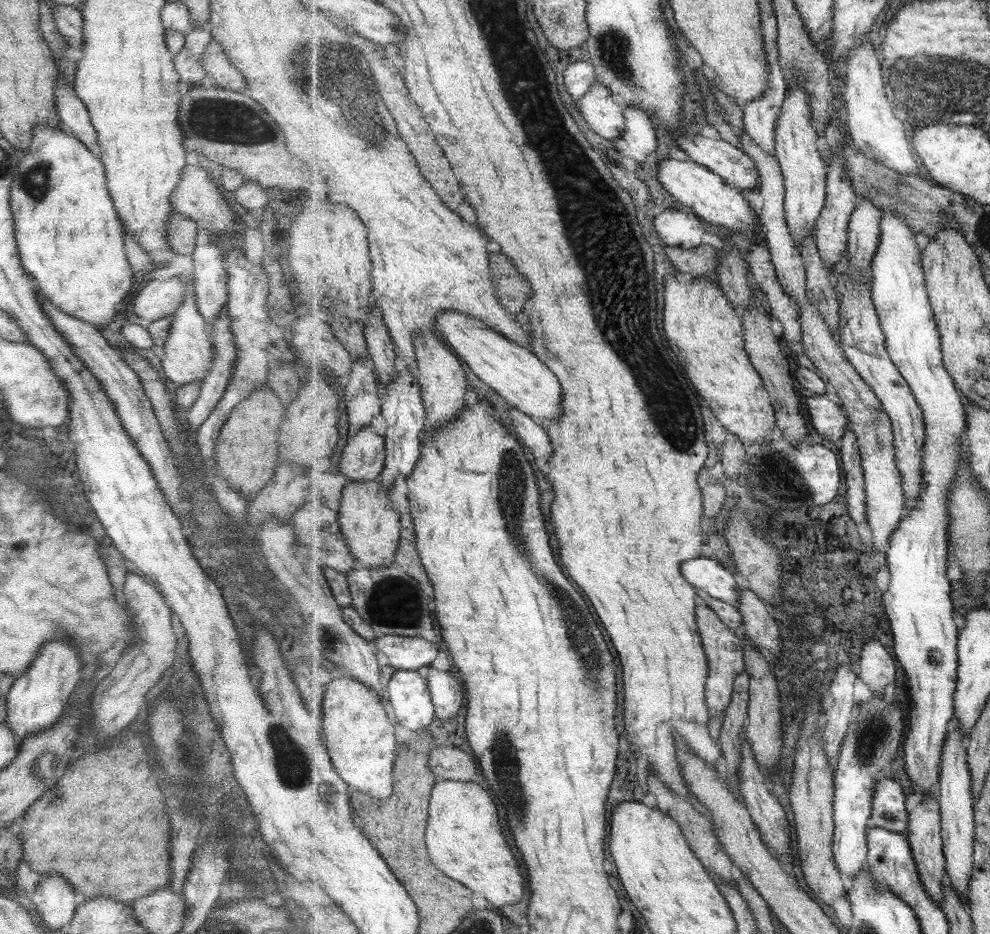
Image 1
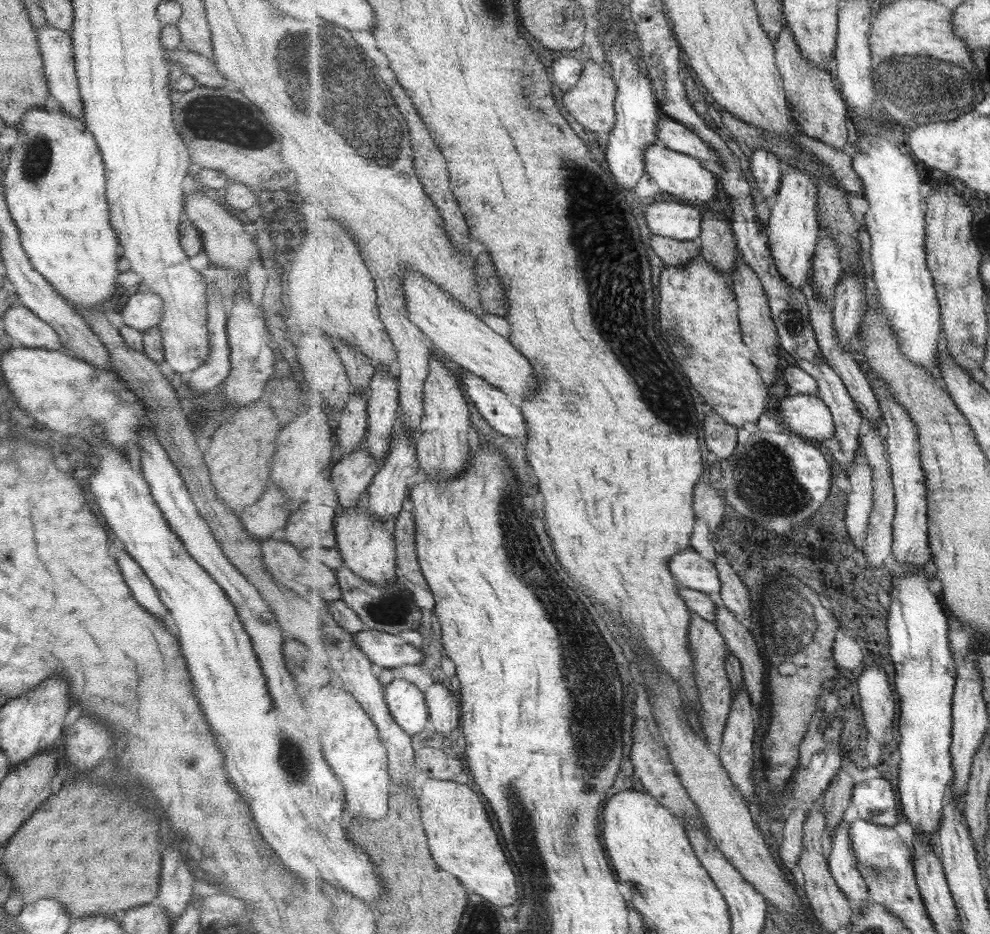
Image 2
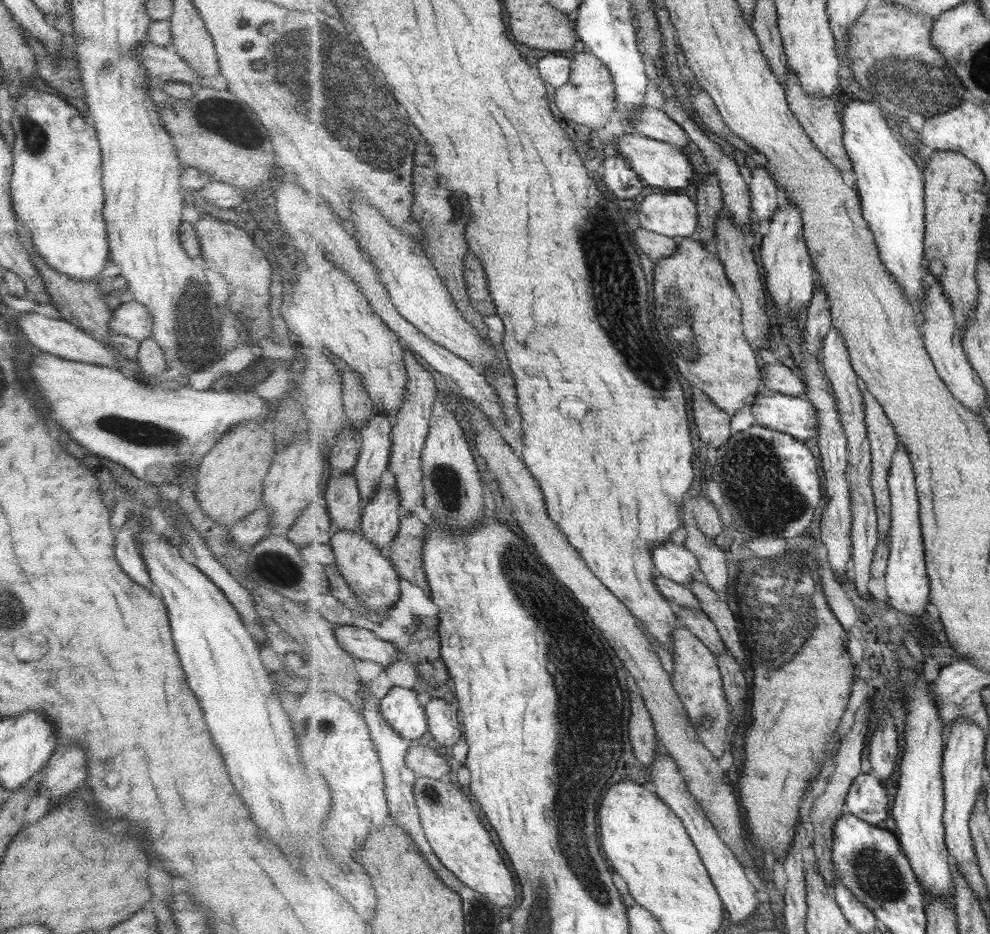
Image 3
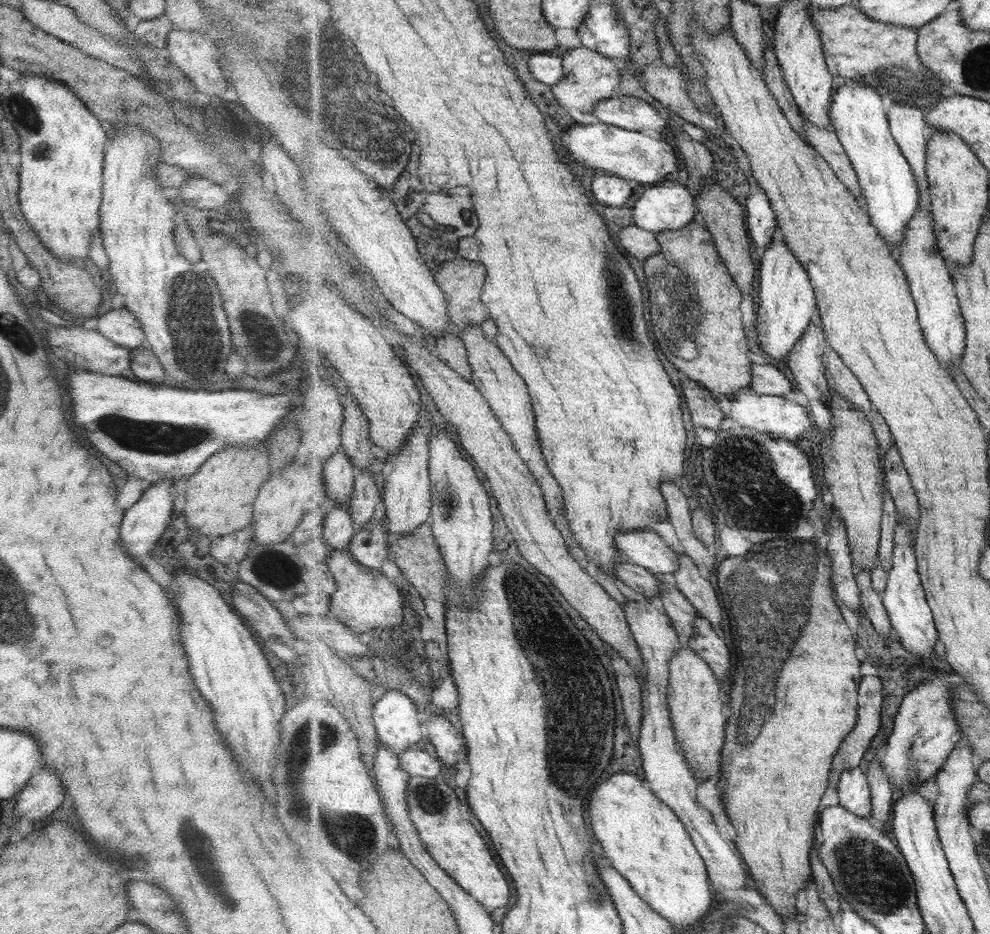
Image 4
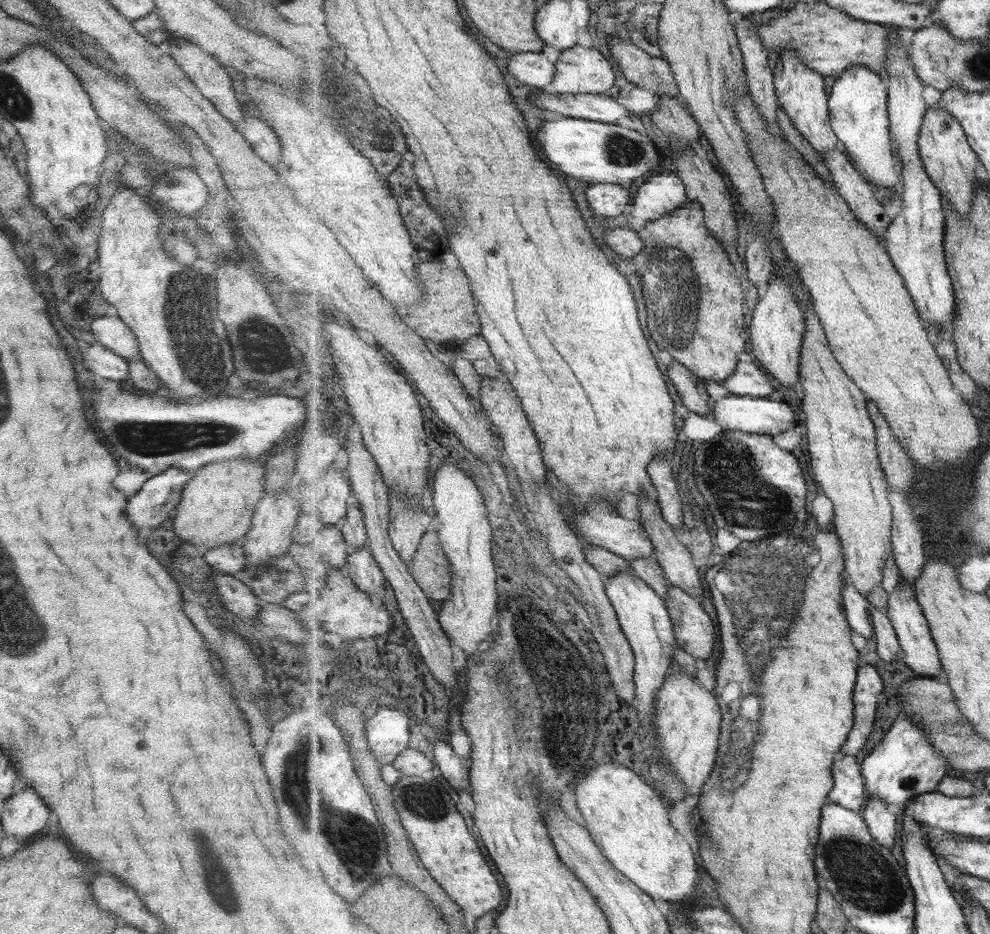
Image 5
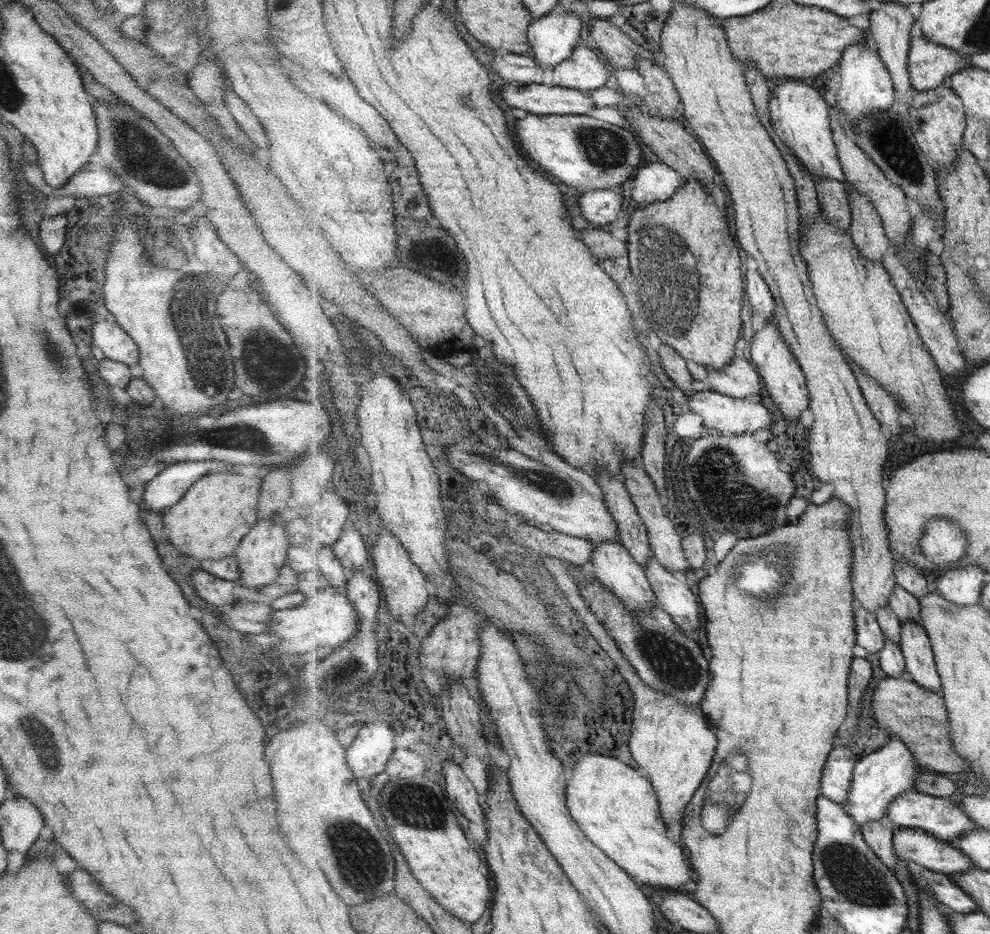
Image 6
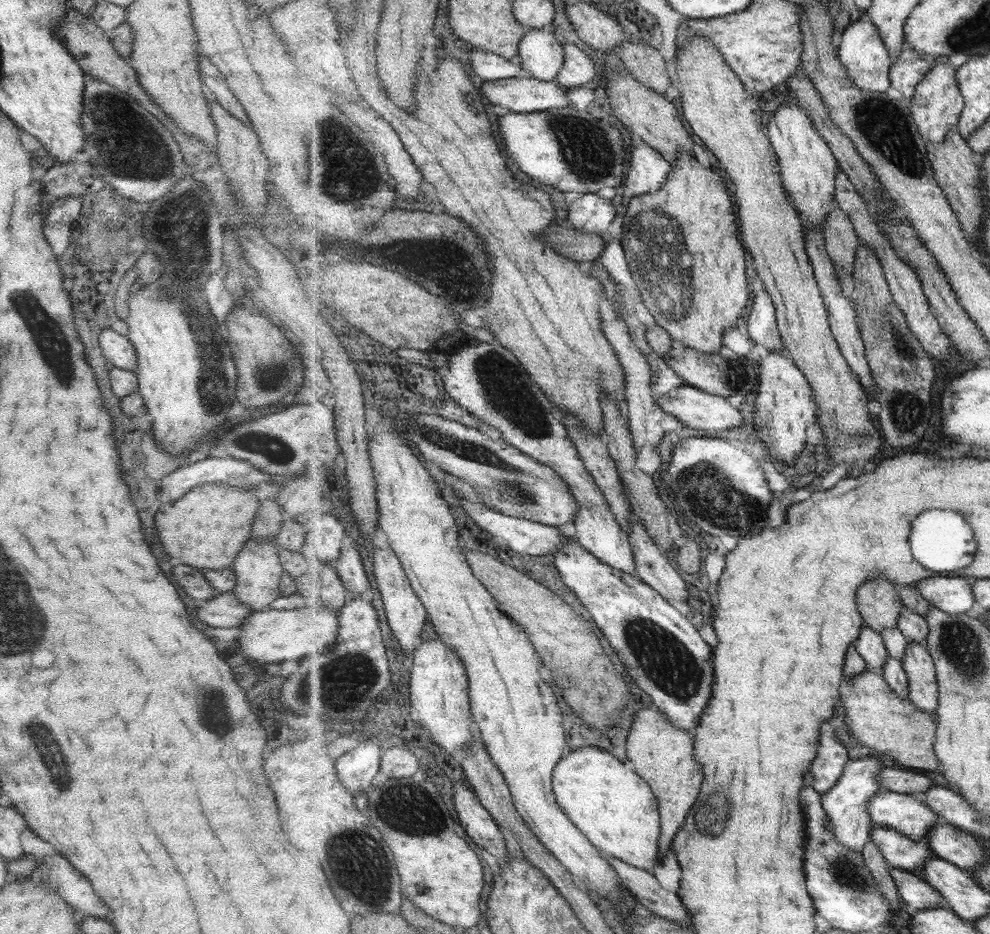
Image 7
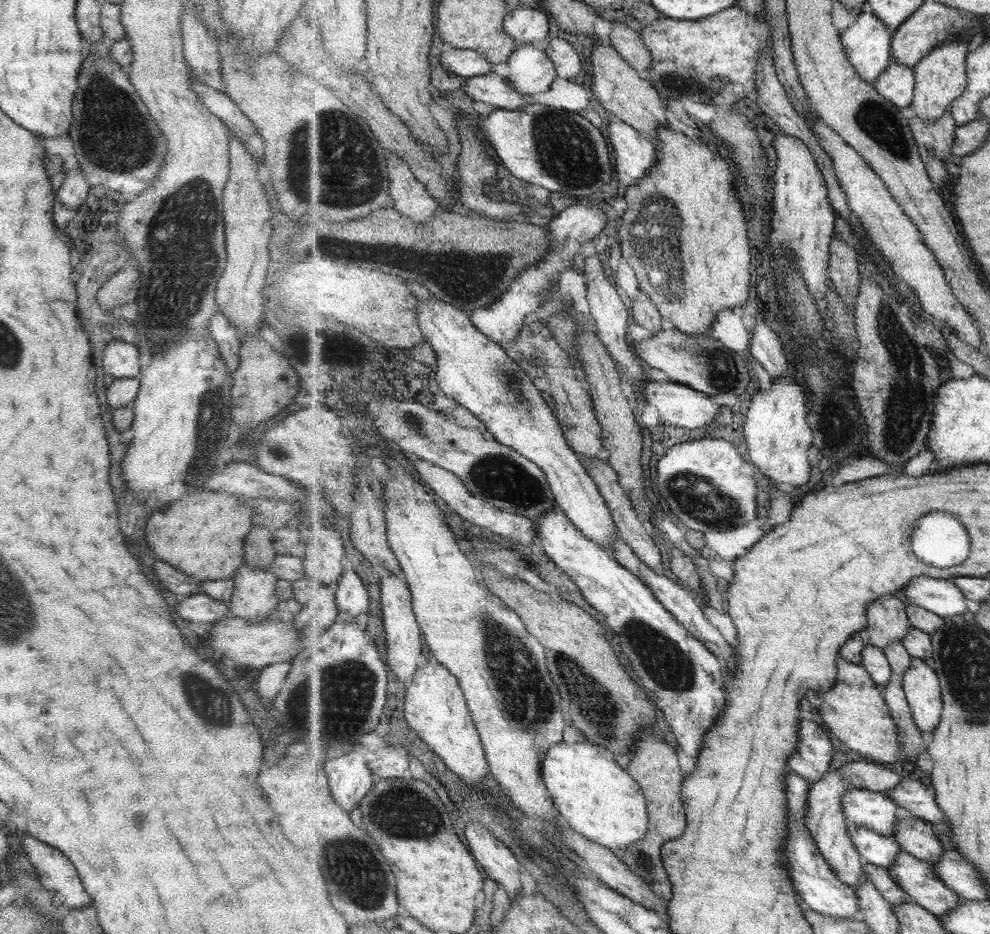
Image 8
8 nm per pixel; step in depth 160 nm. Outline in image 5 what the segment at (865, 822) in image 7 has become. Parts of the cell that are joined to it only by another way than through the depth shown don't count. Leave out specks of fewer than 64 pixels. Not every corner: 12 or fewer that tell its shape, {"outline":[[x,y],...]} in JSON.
{"outline":[[903,712],[862,762],[865,804],[903,805],[946,778],[946,756]]}

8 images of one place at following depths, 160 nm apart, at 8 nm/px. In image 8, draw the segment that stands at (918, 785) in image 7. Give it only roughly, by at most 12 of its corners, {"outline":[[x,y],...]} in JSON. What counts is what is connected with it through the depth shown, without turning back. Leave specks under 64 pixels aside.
{"outline":[[871,760],[840,772],[850,788],[889,792],[905,778]]}

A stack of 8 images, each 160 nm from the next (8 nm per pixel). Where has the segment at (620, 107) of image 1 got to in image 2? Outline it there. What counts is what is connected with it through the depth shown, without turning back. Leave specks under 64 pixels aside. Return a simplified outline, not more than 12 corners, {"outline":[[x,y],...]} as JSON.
{"outline":[[588,60],[563,107],[594,134],[616,126],[617,83]]}

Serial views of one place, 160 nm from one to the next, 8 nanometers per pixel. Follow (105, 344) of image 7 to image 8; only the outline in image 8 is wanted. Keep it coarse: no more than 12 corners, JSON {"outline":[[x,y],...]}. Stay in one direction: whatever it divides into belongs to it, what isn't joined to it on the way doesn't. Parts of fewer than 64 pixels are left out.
{"outline":[[111,341],[103,349],[102,372],[133,378],[142,357],[131,343]]}

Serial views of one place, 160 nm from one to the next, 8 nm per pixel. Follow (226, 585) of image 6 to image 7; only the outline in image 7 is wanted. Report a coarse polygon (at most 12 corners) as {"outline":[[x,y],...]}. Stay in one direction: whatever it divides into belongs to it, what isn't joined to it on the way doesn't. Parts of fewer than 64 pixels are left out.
{"outline":[[173,566],[171,578],[191,601],[216,595],[197,568]]}

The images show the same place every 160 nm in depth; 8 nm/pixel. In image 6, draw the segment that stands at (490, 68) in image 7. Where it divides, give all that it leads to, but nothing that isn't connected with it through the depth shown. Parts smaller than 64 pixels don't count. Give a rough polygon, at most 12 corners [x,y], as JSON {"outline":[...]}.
{"outline":[[496,52],[492,68],[506,83],[541,84],[533,54]]}

